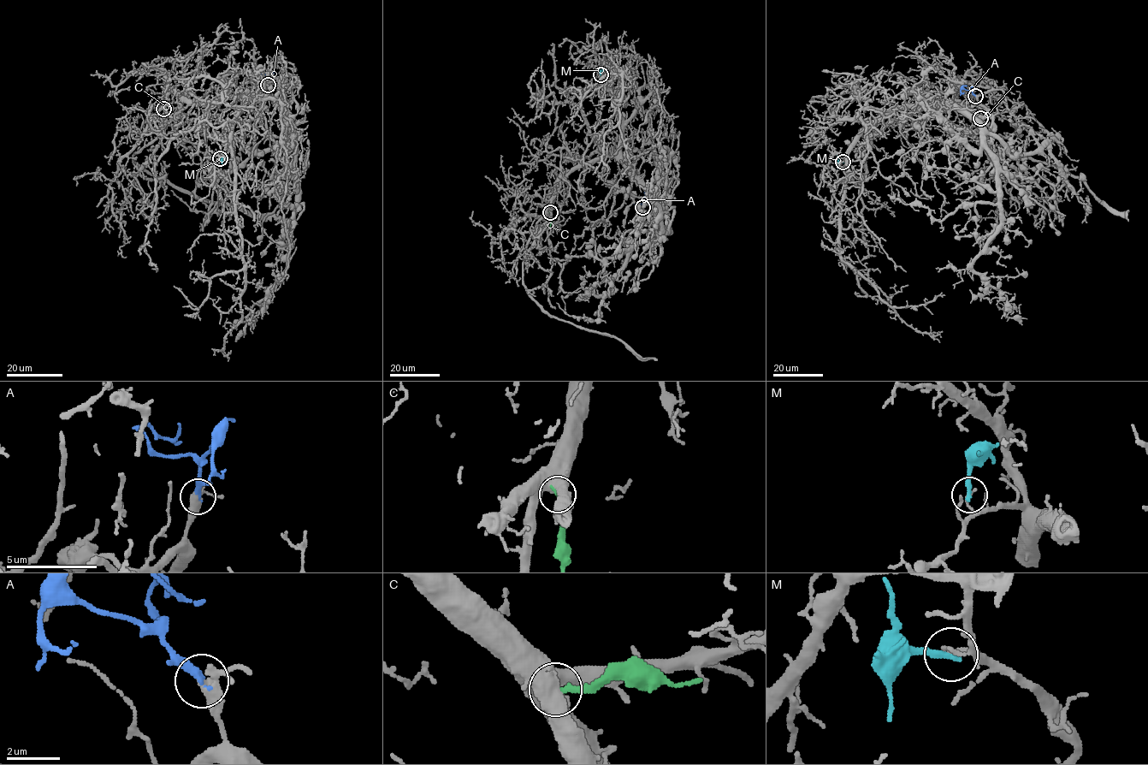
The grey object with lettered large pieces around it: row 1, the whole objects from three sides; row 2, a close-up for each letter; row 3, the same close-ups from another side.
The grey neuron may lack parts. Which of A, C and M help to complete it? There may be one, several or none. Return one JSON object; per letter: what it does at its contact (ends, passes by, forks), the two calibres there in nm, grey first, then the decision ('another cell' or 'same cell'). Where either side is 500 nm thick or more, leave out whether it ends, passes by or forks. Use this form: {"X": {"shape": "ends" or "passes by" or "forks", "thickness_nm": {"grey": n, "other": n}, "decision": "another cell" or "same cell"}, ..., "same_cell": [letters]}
{"A": {"shape": "ends", "thickness_nm": {"grey": 240, "other": 320}, "decision": "same cell"}, "C": {"thickness_nm": {"grey": 600, "other": 240}, "decision": "another cell"}, "M": {"shape": "ends", "thickness_nm": {"grey": 170, "other": 280}, "decision": "another cell"}, "same_cell": ["A"]}

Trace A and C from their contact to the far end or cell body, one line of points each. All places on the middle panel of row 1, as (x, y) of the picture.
A: (642, 207), (645, 192), (647, 196)
C: (550, 212), (550, 226)

